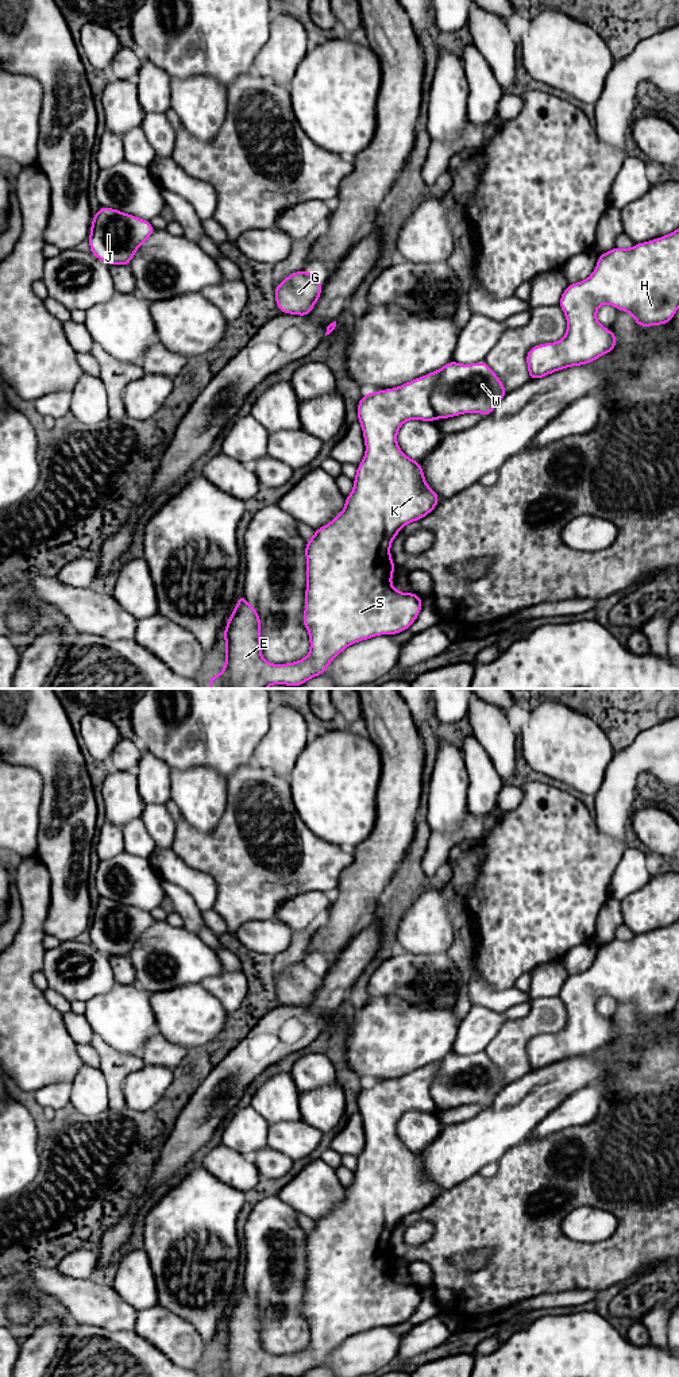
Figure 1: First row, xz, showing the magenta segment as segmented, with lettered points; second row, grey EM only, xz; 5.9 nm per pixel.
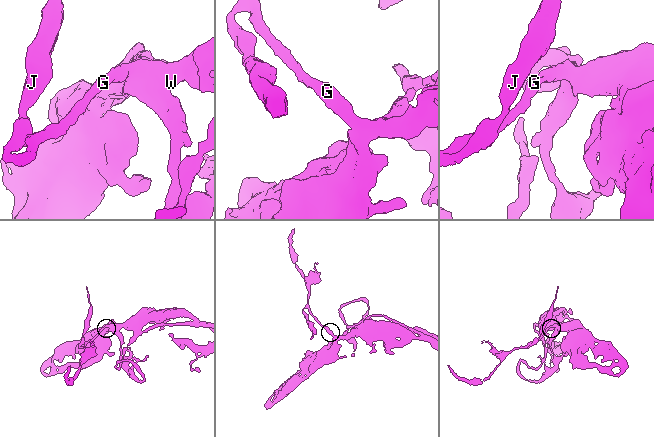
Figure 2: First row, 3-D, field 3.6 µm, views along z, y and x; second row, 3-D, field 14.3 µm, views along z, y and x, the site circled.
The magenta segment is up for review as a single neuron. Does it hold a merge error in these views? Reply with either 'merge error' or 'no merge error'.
no merge error

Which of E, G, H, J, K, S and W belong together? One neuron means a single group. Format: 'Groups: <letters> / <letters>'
Groups: E G H J K S W

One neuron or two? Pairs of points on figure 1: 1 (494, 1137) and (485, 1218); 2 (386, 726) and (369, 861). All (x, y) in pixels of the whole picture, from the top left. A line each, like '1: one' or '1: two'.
1: two
2: one

